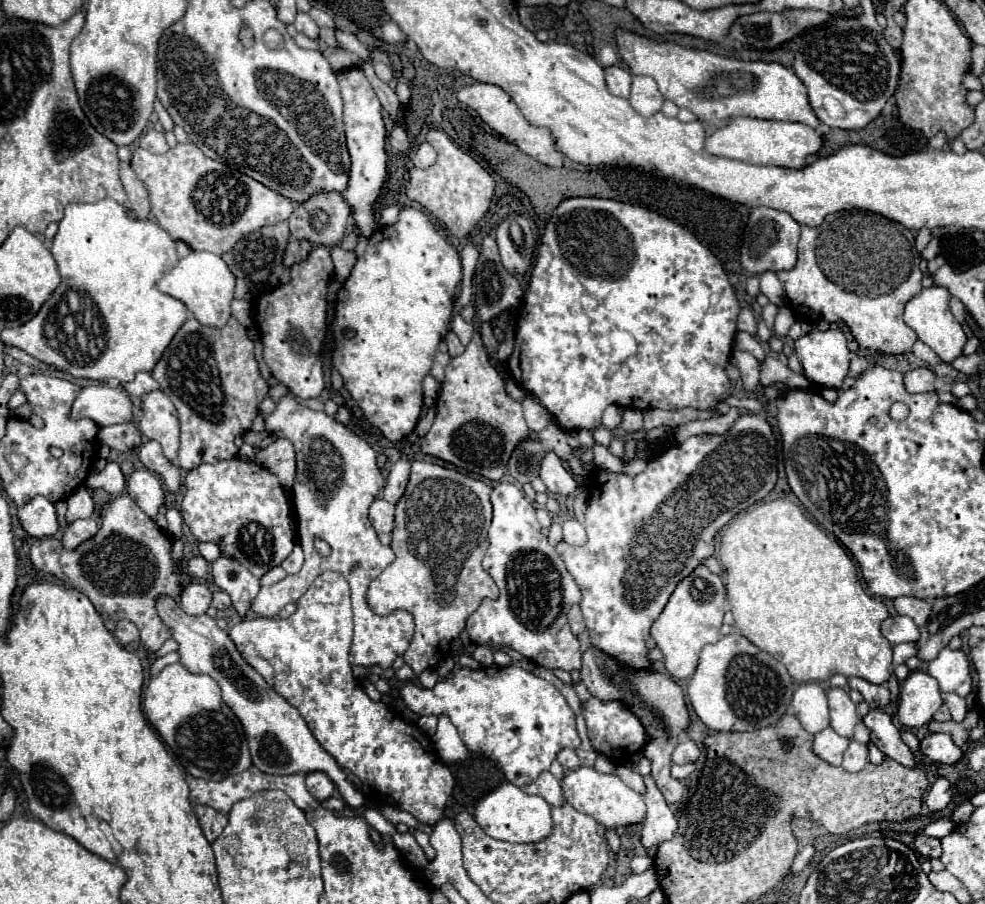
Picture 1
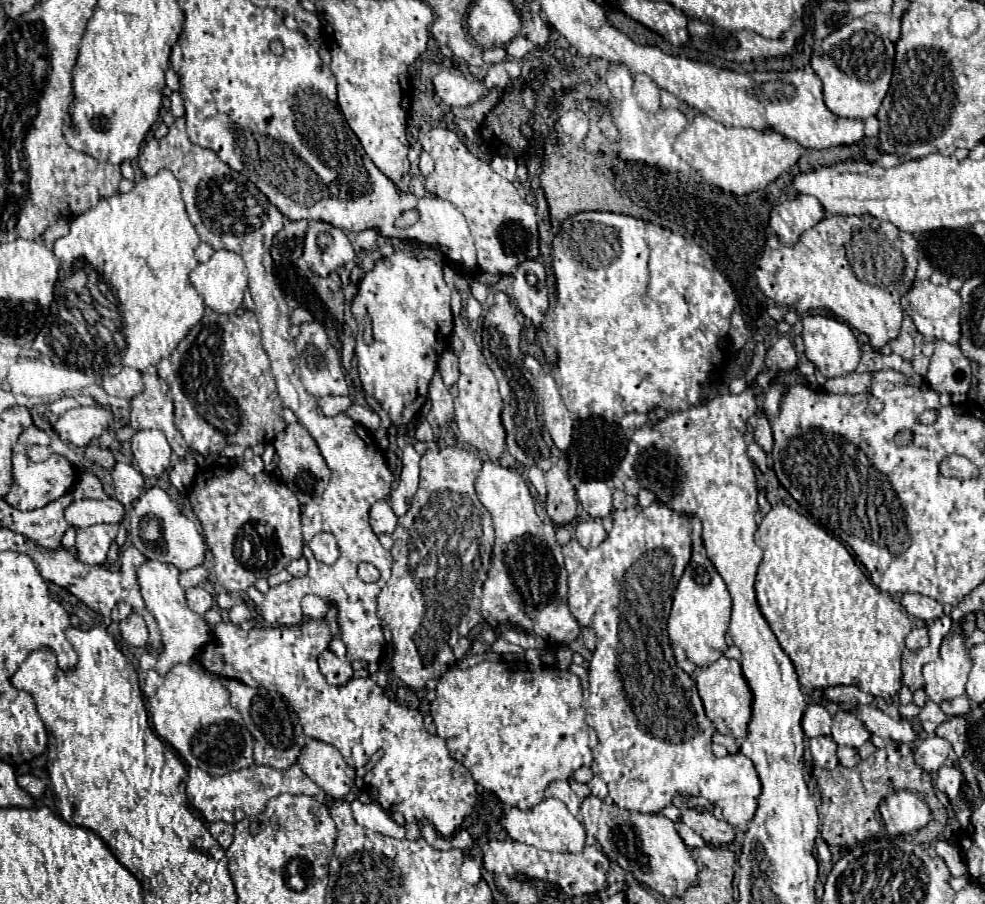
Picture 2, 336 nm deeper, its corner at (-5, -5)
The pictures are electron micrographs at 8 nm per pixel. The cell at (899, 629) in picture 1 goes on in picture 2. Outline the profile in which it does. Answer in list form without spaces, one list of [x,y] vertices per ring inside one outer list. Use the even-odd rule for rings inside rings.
[[[913,627],[911,633],[909,633],[907,639],[905,639],[905,645],[907,645],[907,649],[911,649],[911,651],[917,651],[917,649],[927,647],[927,645],[929,645],[927,627]]]

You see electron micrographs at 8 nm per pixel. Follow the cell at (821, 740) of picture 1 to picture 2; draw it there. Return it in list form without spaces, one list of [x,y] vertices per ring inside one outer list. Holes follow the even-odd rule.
[[[815,737],[809,739],[809,751],[813,755],[813,761],[821,769],[835,769],[839,765],[837,759],[837,743],[831,737]]]

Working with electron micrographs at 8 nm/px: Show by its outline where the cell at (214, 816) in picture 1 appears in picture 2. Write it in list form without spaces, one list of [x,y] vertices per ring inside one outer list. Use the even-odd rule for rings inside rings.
[[[215,821],[215,823],[209,825],[209,831],[211,831],[211,835],[219,841],[219,845],[221,845],[223,849],[227,849],[227,847],[231,845],[231,841],[233,841],[233,825],[231,825],[231,823]]]

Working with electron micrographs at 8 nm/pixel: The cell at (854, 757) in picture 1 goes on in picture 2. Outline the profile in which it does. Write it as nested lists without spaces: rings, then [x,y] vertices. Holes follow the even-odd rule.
[[[839,747],[837,749],[837,757],[839,757],[839,763],[843,767],[855,767],[861,761],[857,749],[853,749],[853,747]]]

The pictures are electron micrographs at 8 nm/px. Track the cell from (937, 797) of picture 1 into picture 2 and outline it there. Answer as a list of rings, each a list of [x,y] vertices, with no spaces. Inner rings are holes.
[[[943,765],[937,771],[935,777],[937,777],[935,779],[935,787],[939,791],[943,791],[949,797],[949,801],[953,801],[959,795],[959,791],[961,791],[961,781],[963,781],[961,771],[957,767],[953,767],[953,765]]]

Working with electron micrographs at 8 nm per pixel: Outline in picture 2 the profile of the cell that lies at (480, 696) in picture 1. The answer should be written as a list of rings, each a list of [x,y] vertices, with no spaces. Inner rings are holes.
[[[481,661],[469,669],[449,669],[441,681],[437,683],[437,699],[431,703],[431,717],[433,717],[433,723],[437,727],[437,735],[443,737],[447,741],[447,747],[451,751],[451,757],[457,759],[459,763],[463,763],[475,783],[483,785],[487,791],[493,791],[505,805],[509,807],[519,807],[523,811],[529,811],[531,807],[535,807],[537,803],[543,801],[543,791],[545,787],[551,783],[551,781],[557,781],[557,779],[571,779],[573,773],[583,767],[583,765],[591,765],[593,761],[593,749],[597,747],[597,735],[591,727],[587,727],[585,723],[585,707],[583,707],[583,691],[581,691],[581,685],[579,685],[579,677],[573,675],[571,671],[559,671],[555,667],[537,667],[533,671],[521,671],[521,669],[509,669],[509,667],[517,667],[517,665],[511,665],[509,661]]]

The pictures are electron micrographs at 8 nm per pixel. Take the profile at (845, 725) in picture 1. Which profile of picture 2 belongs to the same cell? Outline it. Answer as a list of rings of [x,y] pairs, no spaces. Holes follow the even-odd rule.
[[[839,711],[833,717],[833,727],[831,727],[833,741],[843,747],[861,747],[871,735],[863,727],[863,723],[857,719],[855,713],[849,711]]]

